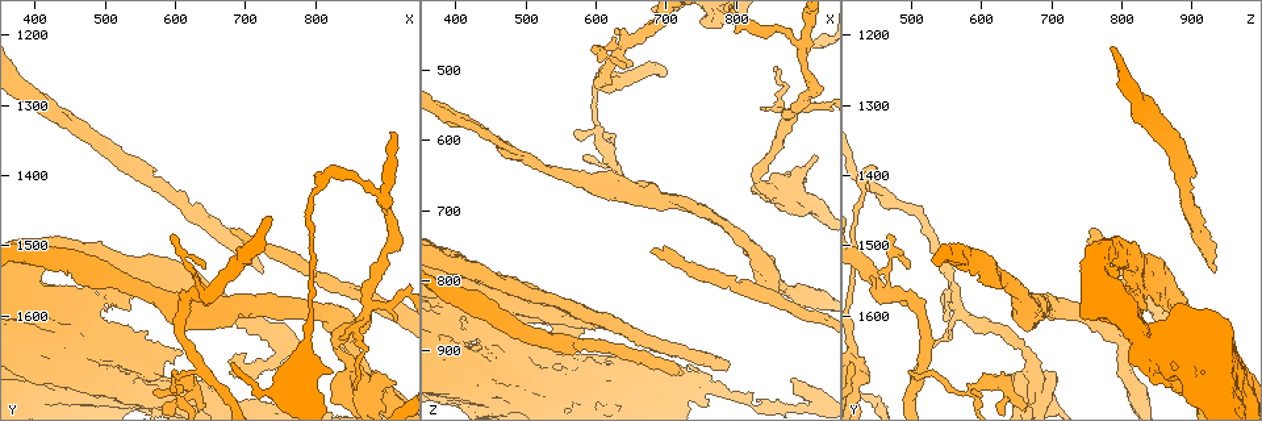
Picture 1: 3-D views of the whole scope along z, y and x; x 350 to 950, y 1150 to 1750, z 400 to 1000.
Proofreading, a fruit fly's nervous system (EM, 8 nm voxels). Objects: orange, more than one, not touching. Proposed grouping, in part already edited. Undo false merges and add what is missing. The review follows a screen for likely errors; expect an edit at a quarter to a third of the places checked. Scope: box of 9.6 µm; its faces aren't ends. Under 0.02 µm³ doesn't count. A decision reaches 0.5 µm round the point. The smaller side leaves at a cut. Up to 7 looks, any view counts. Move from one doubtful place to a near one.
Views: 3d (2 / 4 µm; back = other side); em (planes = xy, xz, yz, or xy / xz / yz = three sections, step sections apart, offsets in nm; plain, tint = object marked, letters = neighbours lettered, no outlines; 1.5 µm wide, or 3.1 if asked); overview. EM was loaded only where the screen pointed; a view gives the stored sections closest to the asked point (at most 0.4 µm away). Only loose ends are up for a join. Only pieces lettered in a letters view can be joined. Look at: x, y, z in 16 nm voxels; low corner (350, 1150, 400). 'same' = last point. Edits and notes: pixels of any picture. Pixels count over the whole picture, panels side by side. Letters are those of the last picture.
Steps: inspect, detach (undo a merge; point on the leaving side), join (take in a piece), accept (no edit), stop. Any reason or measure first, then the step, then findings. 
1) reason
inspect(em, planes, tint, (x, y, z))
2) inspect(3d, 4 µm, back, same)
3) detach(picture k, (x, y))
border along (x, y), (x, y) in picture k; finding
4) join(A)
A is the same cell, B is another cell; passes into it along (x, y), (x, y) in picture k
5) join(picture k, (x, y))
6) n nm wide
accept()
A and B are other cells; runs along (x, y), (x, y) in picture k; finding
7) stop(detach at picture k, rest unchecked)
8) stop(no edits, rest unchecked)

branch point
inspect(3d, 2 µm, (895, 1435, 470))

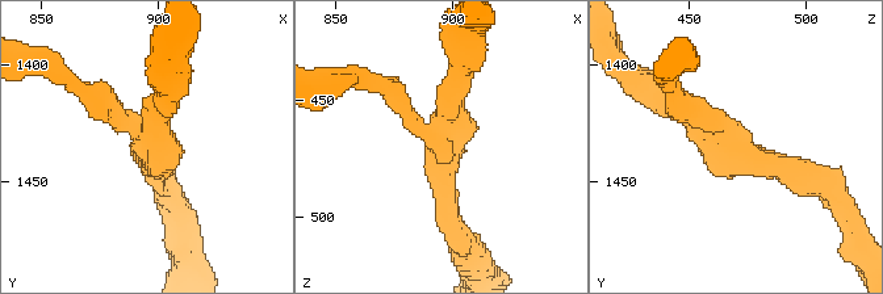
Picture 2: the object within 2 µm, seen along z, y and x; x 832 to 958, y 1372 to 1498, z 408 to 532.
3 arms
inspect(em, planes, letters, (894, 1436, 474))

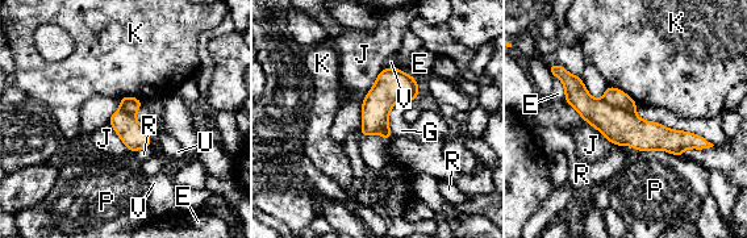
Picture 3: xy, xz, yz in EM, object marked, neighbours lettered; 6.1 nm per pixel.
J touches over 550 nm
detach(picture 3, (614, 96))
E, G, J, K, P, R, U and V are other cells; two neurons meet here

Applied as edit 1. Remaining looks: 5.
redraw
inspect(overview)

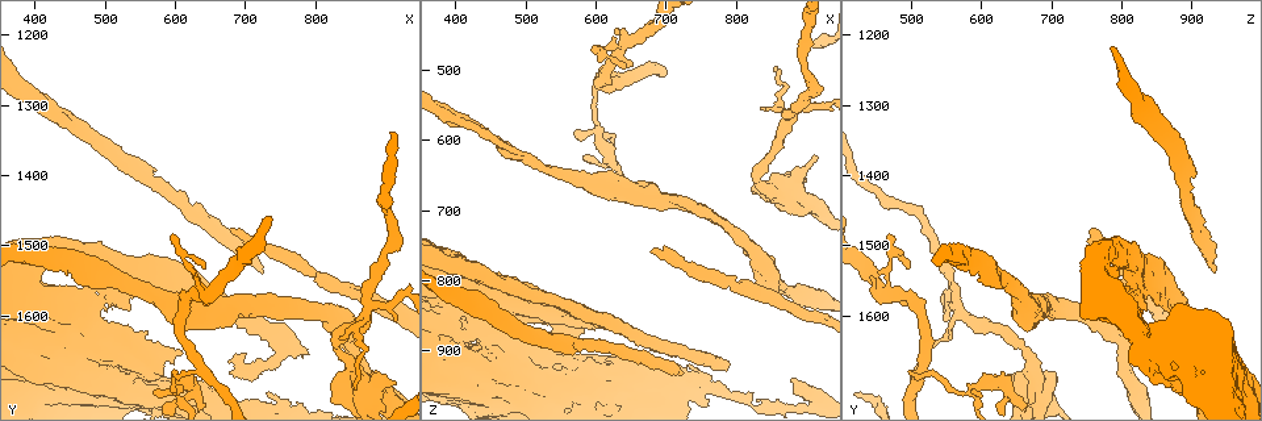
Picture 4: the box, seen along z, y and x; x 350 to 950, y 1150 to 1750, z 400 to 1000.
sudden change in width
inspect(em, planes, tint, (820, 1600, 755))

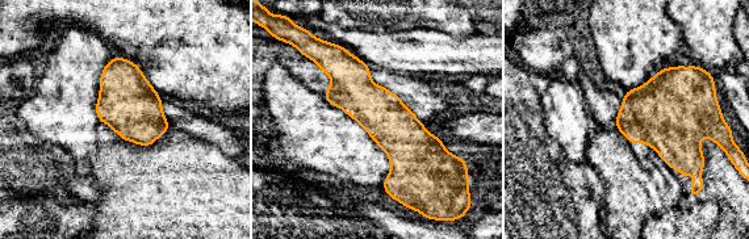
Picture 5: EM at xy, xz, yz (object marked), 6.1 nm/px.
see the neighbours
inspect(em, planes, letters, same)

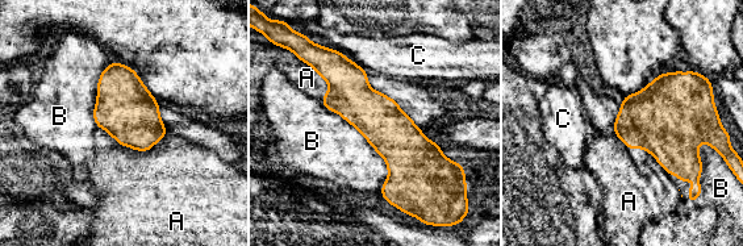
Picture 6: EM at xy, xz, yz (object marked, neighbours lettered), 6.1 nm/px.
300 nm wide
accept()
A, B and C are other cells; all the same neuron

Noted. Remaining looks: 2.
stop(detach at picture 3, rest unchecked)

